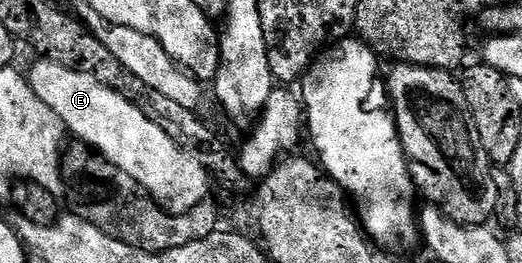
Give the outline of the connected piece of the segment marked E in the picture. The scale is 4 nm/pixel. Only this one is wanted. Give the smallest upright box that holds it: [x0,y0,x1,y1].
[29,58,209,212]

